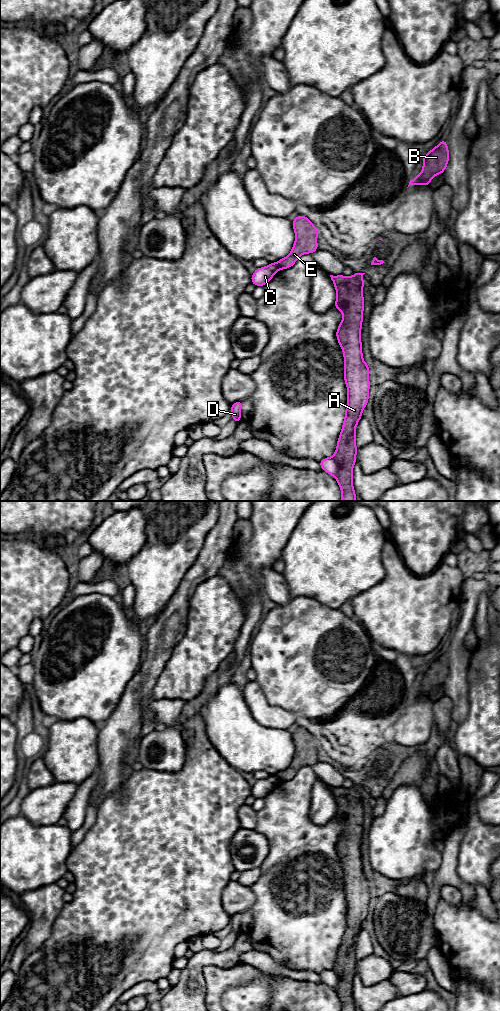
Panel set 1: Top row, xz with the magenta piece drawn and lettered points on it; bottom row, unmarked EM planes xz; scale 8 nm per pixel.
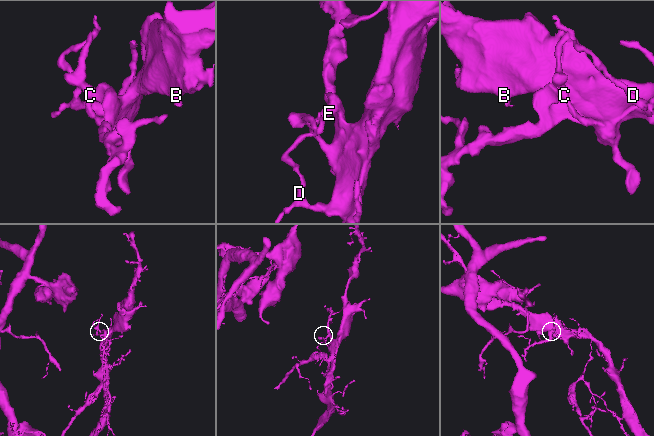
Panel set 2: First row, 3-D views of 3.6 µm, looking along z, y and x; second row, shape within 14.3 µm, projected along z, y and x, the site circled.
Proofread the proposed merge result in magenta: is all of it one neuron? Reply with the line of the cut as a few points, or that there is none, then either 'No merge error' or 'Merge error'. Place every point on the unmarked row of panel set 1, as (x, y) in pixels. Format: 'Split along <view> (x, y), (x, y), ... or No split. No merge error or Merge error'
Split along xz (331, 969), (337, 976), (336, 989). Merge error

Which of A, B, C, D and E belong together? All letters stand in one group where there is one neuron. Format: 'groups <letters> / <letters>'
groups A B D E / C

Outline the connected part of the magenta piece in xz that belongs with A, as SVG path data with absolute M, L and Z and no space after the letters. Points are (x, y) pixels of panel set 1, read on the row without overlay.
M355 785L350 789L343 786L330 787L337 805L334 820L343 827L343 832L336 843L336 850L343 863L344 893L347 898L345 929L332 969L338 976L336 992L342 1005L341 1011L357 1009L353 999L353 978L357 974L358 960L355 955L355 943L362 930L362 923L369 913L370 877L364 874L361 854L364 786Z

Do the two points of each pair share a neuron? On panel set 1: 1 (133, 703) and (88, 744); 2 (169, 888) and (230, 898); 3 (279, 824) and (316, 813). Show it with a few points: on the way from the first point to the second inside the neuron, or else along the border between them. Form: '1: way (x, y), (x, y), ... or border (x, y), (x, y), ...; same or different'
1: border (99, 730), (97, 738), (98, 759); different
2: border (231, 880), (221, 894), (221, 906), (230, 916); different
3: border (311, 792), (310, 819), (316, 824), (323, 825); different

